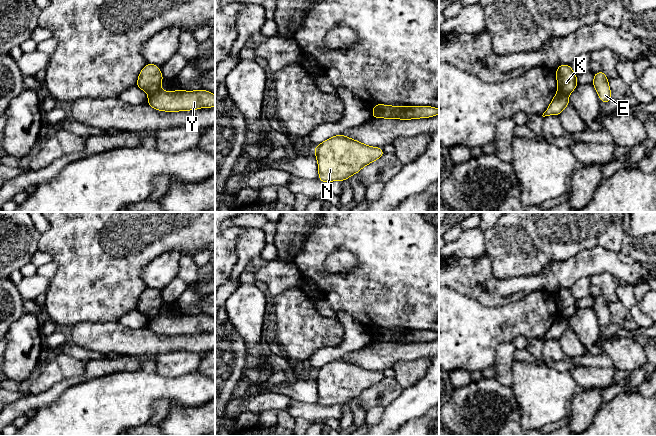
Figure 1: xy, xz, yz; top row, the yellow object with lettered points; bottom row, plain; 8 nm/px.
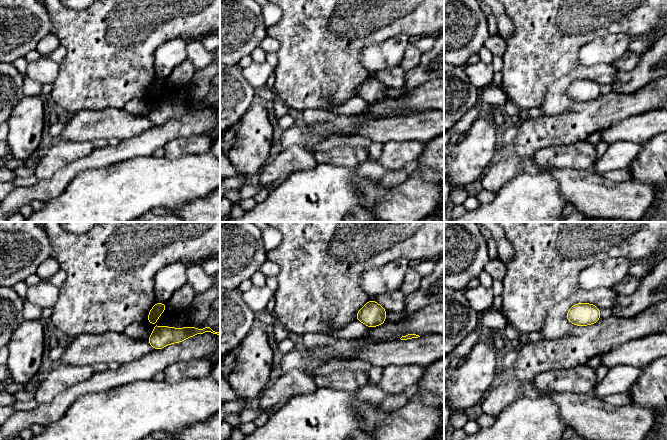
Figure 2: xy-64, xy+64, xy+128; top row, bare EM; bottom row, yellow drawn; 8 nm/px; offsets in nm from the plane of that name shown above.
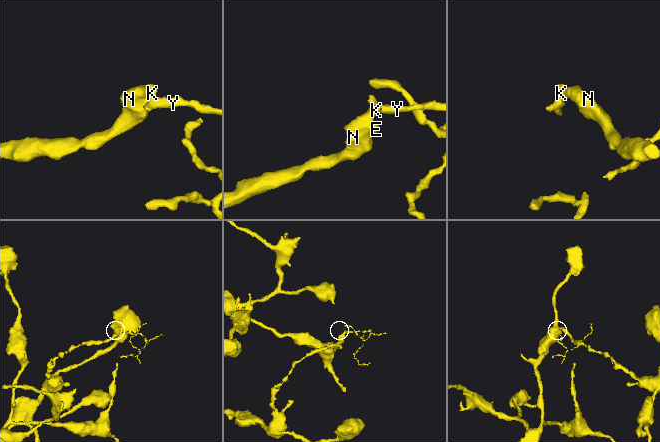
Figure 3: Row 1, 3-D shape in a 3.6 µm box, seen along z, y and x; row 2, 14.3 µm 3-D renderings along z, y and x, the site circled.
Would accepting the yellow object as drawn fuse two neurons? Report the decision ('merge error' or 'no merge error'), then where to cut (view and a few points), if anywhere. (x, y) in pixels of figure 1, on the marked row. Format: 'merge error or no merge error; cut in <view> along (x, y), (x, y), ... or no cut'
merge error; cut in xy along (159, 89), (149, 95)

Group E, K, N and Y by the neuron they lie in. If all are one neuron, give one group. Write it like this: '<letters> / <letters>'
E K N / Y

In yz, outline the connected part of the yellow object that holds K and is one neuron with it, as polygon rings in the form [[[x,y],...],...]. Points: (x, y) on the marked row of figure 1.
[[[568,64],[560,65],[556,71],[558,92],[569,95],[578,85],[577,76]]]

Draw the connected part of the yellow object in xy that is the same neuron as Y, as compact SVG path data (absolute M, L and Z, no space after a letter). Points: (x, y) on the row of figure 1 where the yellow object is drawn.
M159 90L149 95L147 104L159 111L176 112L215 107L215 95L207 90L173 92Z

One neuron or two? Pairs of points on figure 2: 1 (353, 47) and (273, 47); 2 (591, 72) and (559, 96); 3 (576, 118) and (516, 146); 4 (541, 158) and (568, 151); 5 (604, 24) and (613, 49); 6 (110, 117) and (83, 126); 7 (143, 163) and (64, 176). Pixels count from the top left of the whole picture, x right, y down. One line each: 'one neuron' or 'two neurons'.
1: two neurons
2: one neuron
3: one neuron
4: one neuron
5: two neurons
6: one neuron
7: two neurons

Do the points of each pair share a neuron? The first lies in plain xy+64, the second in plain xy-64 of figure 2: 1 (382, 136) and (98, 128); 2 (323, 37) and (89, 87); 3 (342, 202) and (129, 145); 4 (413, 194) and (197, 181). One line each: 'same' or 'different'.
1: same
2: same
3: different
4: different

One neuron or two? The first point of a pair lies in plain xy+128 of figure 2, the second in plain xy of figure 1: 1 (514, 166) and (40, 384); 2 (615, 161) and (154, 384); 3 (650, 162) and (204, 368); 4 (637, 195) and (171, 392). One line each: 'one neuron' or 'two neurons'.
1: one neuron
2: two neurons
3: one neuron
4: two neurons

